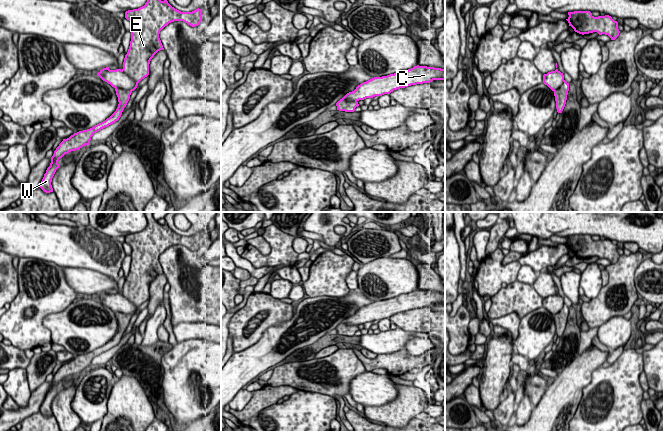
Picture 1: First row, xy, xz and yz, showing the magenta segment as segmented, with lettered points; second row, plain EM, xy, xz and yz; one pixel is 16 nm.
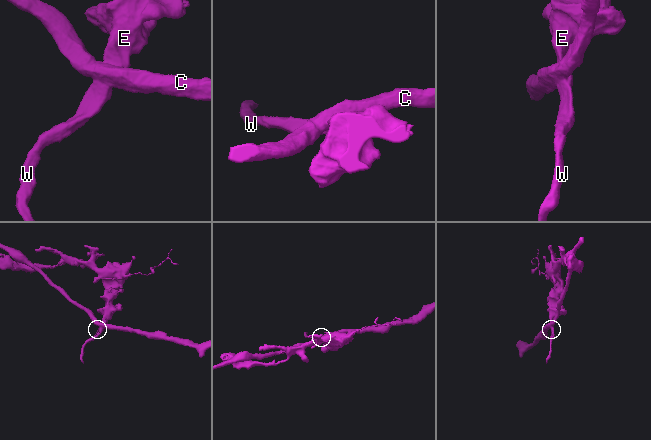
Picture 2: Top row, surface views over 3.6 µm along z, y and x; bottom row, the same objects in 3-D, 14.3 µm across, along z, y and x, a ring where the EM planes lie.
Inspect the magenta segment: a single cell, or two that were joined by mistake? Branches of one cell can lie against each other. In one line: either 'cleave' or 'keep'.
keep

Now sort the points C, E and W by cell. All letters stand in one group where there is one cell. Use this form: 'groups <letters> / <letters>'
groups C E W

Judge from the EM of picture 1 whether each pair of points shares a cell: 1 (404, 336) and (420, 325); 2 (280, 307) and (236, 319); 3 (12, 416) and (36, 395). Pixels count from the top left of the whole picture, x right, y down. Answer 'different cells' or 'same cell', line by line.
1: different cells
2: same cell
3: same cell

